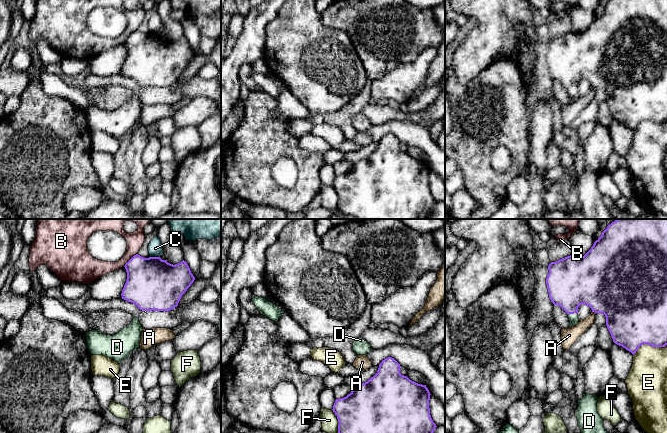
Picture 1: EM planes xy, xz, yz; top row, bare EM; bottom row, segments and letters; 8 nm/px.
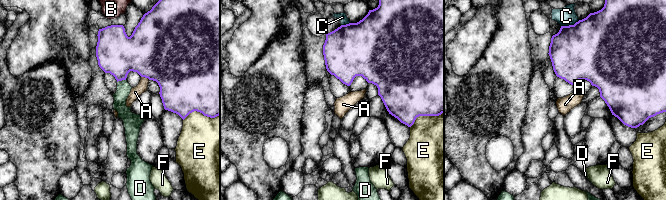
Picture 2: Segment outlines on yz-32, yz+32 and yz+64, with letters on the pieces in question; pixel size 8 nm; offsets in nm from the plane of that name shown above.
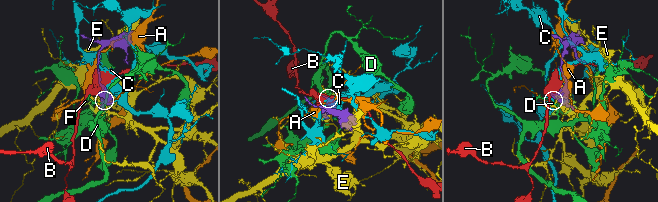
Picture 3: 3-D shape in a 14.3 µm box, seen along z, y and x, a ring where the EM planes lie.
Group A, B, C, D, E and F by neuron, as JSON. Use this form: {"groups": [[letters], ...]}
{"groups": [["A"], ["B"], ["C"], ["D"], ["E"], ["F"]]}

